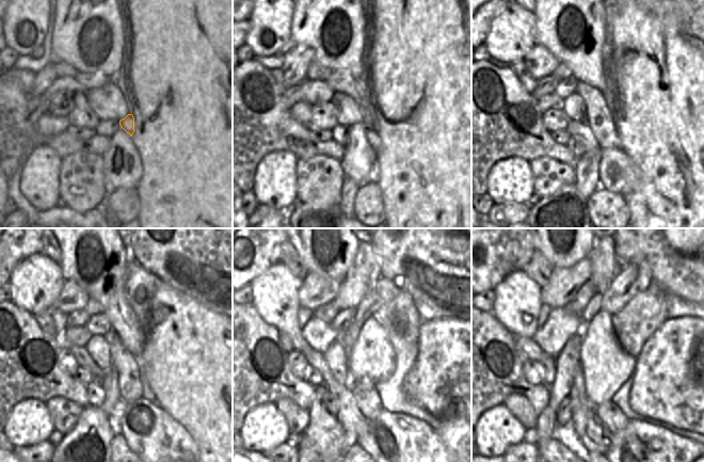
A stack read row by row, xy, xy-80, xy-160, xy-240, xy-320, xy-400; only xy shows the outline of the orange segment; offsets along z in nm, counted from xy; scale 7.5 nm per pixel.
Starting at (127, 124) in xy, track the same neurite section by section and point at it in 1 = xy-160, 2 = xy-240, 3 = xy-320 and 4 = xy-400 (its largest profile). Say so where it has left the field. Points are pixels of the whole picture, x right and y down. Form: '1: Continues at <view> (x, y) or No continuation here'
1: Continues at xy-160 (618, 173)
2: Continues at xy-240 (149, 431)
3: Continues at xy-320 (401, 445)
4: Continues at xy-400 (640, 445).

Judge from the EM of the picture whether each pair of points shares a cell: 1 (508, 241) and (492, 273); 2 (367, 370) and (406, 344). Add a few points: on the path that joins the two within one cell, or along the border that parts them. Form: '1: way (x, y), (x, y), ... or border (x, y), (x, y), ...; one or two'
1: way (500, 249), (492, 257), (492, 266); one
2: border (384, 329), (394, 350), (394, 370), (389, 377); two

